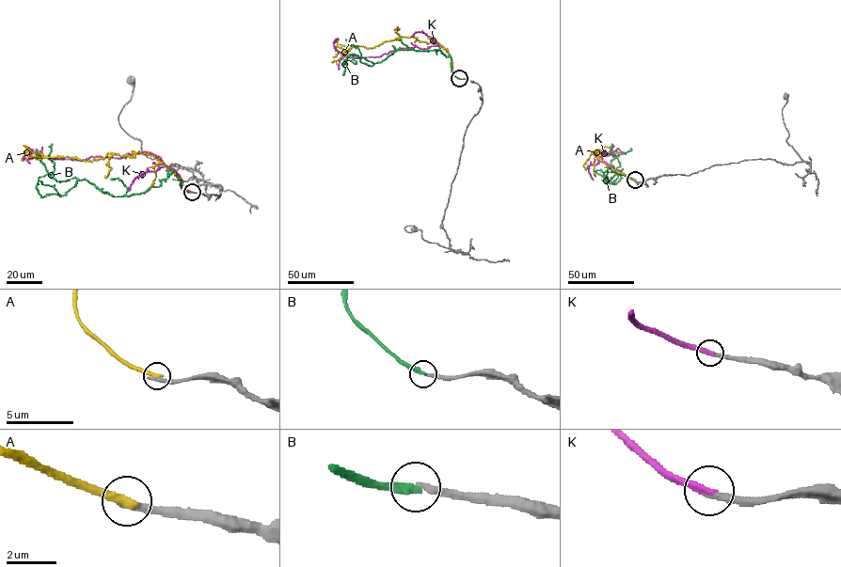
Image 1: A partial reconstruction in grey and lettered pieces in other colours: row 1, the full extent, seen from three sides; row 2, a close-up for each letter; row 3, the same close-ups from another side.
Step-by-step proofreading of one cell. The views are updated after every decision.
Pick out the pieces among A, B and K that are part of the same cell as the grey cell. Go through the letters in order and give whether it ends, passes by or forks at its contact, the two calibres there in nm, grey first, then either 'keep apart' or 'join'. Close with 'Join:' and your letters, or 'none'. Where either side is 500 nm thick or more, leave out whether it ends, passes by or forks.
A: it ends; calibres 320 and 360 nm; keep apart
B: it ends; calibres 220 and 320 nm; keep apart
K: it ends; calibres 280 and 320 nm; join
Join: K

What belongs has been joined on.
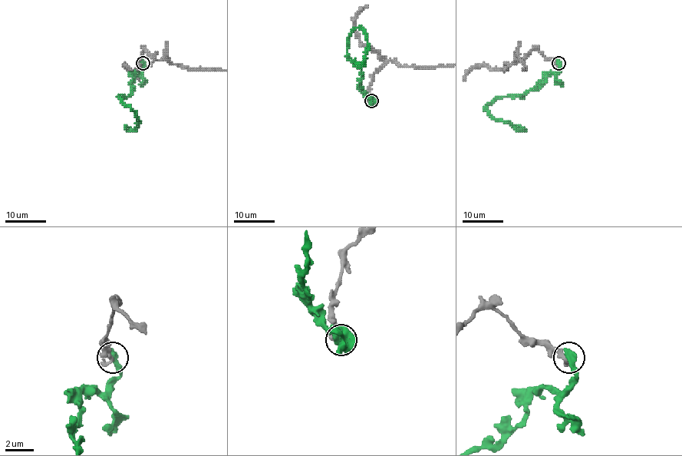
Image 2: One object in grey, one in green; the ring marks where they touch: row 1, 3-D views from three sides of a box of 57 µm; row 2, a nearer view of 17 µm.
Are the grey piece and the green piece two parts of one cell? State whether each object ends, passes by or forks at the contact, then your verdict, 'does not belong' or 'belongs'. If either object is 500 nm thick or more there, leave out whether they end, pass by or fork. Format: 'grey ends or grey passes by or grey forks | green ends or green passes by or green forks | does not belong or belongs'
does not belong

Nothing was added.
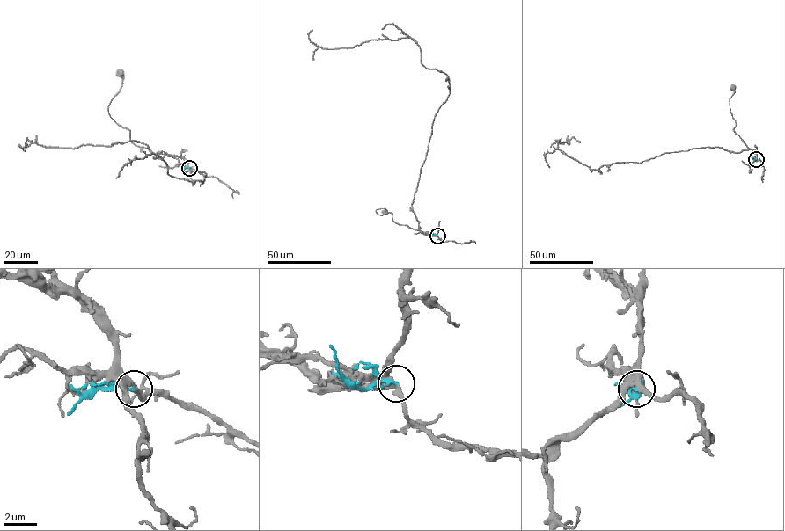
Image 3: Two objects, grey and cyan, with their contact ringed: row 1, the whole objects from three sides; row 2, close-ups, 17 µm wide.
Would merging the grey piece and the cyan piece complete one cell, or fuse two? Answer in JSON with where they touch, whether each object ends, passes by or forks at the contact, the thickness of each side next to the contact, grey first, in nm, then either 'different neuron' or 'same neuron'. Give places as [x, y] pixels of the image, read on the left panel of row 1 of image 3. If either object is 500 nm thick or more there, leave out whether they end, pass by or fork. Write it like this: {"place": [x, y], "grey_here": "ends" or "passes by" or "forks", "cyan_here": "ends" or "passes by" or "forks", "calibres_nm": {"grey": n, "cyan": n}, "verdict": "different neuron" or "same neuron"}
{"place": [189, 168], "grey_here": "passes by", "cyan_here": "ends", "calibres_nm": {"grey": 320, "cyan": 200}, "verdict": "same neuron"}

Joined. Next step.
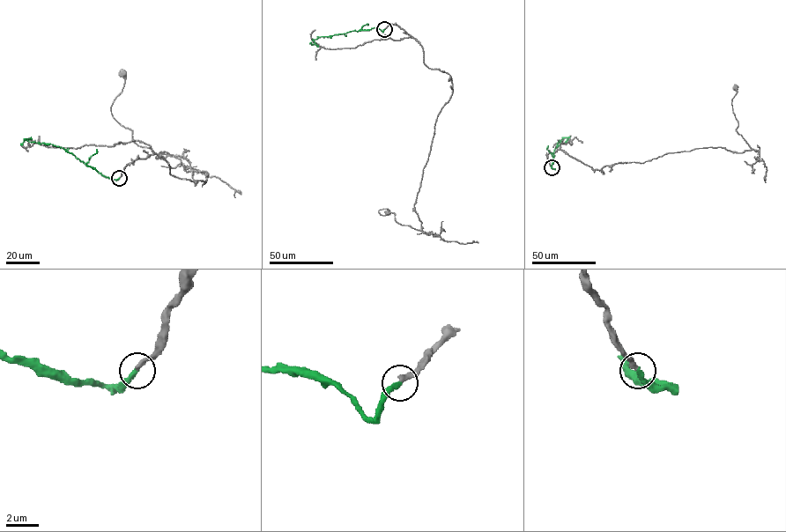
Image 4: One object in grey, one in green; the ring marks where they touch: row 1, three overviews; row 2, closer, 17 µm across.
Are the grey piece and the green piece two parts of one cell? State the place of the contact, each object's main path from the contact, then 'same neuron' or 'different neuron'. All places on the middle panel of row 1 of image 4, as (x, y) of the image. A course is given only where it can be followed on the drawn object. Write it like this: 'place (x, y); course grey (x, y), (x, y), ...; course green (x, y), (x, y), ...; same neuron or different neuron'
place (384, 29); course grey (384, 29), (413, 37), (452, 89), (414, 205), (421, 229), (379, 211), (388, 212); course green (384, 29), (381, 32), (376, 28), (351, 31), (319, 37), (314, 40), (315, 43), (309, 43); same neuron

